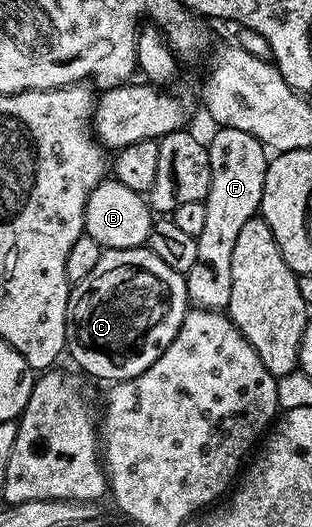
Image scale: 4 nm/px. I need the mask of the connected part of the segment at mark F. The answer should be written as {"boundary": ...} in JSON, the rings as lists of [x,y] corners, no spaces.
{"boundary":[[[234,127],[216,128],[210,139],[207,139],[209,160],[211,161],[211,189],[205,198],[207,209],[207,225],[203,225],[203,233],[197,238],[197,256],[195,265],[185,275],[185,284],[189,290],[189,302],[193,307],[206,307],[209,311],[220,311],[228,308],[231,297],[231,252],[235,249],[235,241],[239,237],[239,229],[247,225],[249,219],[260,212],[263,185],[267,177],[270,156],[265,144],[261,143],[251,133],[243,133],[243,129]]]}

